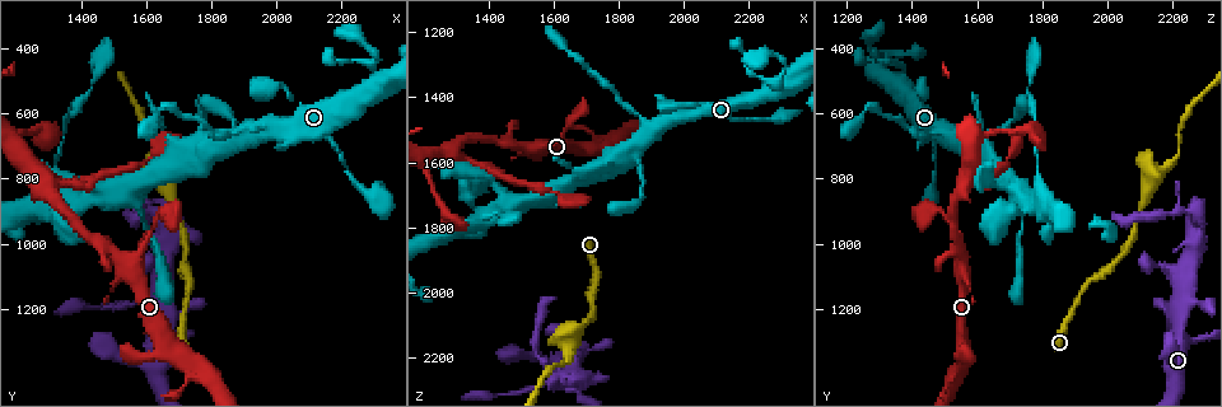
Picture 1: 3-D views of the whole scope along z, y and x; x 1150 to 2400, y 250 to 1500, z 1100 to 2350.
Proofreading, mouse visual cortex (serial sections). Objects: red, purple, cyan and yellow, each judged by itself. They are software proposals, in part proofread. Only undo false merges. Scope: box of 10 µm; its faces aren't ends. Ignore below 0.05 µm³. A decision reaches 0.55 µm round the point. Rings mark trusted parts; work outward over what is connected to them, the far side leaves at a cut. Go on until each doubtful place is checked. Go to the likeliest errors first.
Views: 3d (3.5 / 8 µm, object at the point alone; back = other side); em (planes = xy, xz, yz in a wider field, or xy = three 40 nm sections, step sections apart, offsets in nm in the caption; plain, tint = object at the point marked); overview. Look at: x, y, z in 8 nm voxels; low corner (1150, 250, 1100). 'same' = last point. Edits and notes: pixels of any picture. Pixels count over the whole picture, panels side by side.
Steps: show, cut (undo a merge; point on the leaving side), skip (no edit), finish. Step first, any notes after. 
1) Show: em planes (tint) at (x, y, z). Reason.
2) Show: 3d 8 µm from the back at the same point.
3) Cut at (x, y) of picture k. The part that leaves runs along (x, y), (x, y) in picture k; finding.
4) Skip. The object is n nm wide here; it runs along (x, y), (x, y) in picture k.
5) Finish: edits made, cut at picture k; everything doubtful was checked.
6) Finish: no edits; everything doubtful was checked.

Show: 3d 3.5 µm at (1330, 730, 1790). A narrow waist.

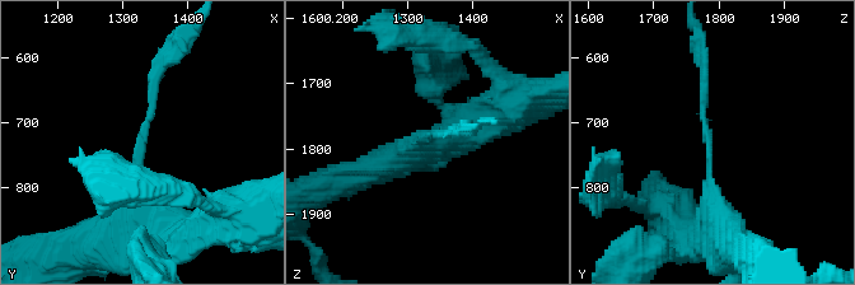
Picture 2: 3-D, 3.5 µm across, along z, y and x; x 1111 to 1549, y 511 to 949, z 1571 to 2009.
Show: em xy step 1 (tint) at (1325, 730, 1785). The arms are 150, 350 nm wide; now the EM.

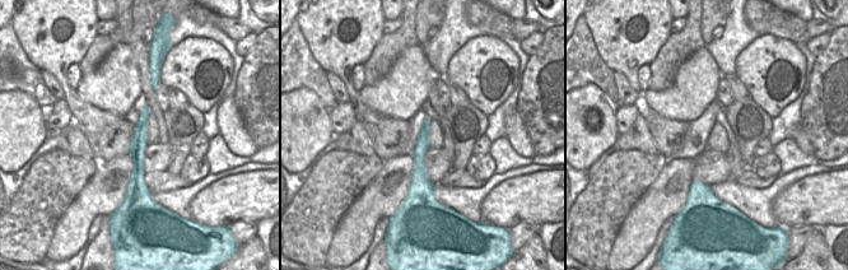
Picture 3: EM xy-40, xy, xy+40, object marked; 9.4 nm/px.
Skip. It runs along (714, 227), (704, 66) in picture 2; all the same cell.

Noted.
Show: 3d 3.5 µm at (1640, 790, 2150). Branch point.

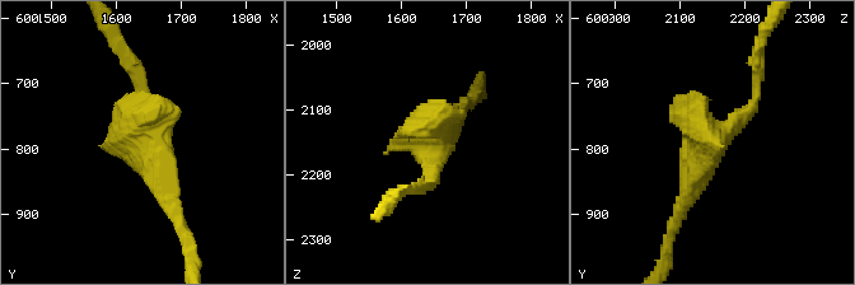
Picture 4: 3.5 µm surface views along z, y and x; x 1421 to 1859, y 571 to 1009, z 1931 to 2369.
Show: em xy step 1 (tint) at (1650, 785, 2145).

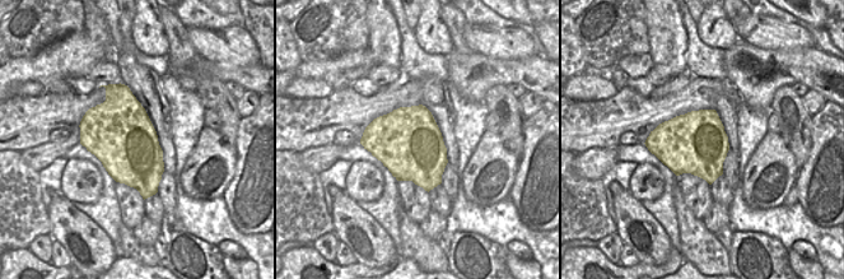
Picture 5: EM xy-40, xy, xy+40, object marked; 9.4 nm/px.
Skip. It runs along (681, 210), (704, 148), (753, 104), (756, 74) in picture 4; continuous, no second cell.

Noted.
Show: 3d 8 µm at (1680, 970, 2250). Sudden change in width.

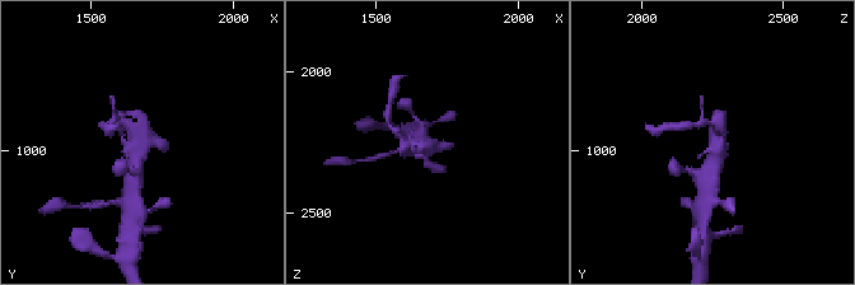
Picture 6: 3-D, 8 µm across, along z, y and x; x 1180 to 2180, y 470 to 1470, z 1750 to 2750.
Show: em xy step 2 (tint) at the same point.

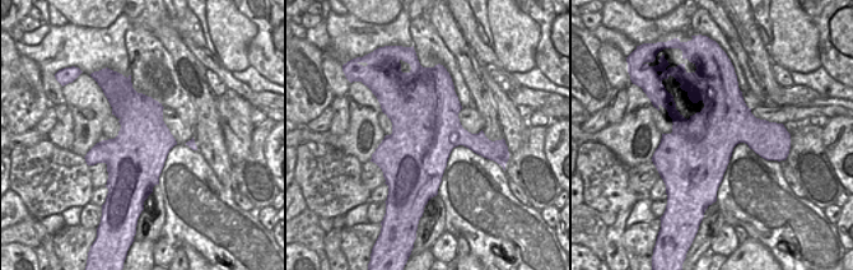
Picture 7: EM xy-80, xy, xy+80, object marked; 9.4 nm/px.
Skip. Continuous, no second cell.

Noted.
Show: 3d 3.5 µm at (1610, 890, 2260). Sharp bend.

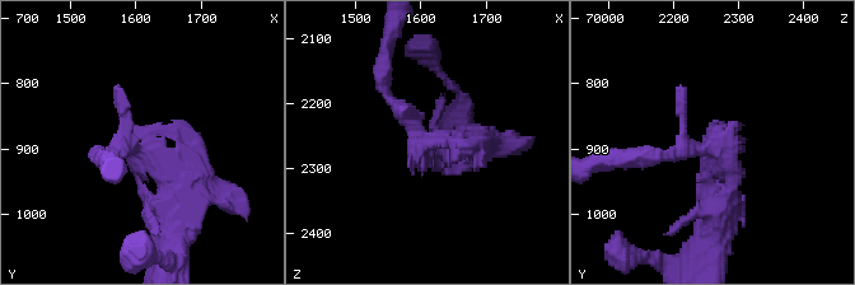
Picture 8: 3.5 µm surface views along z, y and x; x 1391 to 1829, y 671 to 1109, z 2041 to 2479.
Show: em xy step 5 (tint) at (1605, 890, 2255). Need the tissue.

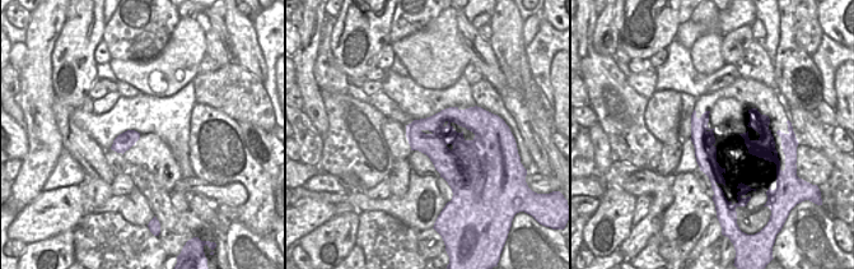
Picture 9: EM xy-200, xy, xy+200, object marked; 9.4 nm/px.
Skip. It runs along (694, 117), (706, 162), (719, 185) in picture 9; all the same cell.

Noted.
Finish: no edits; everything doubtful was checked.

